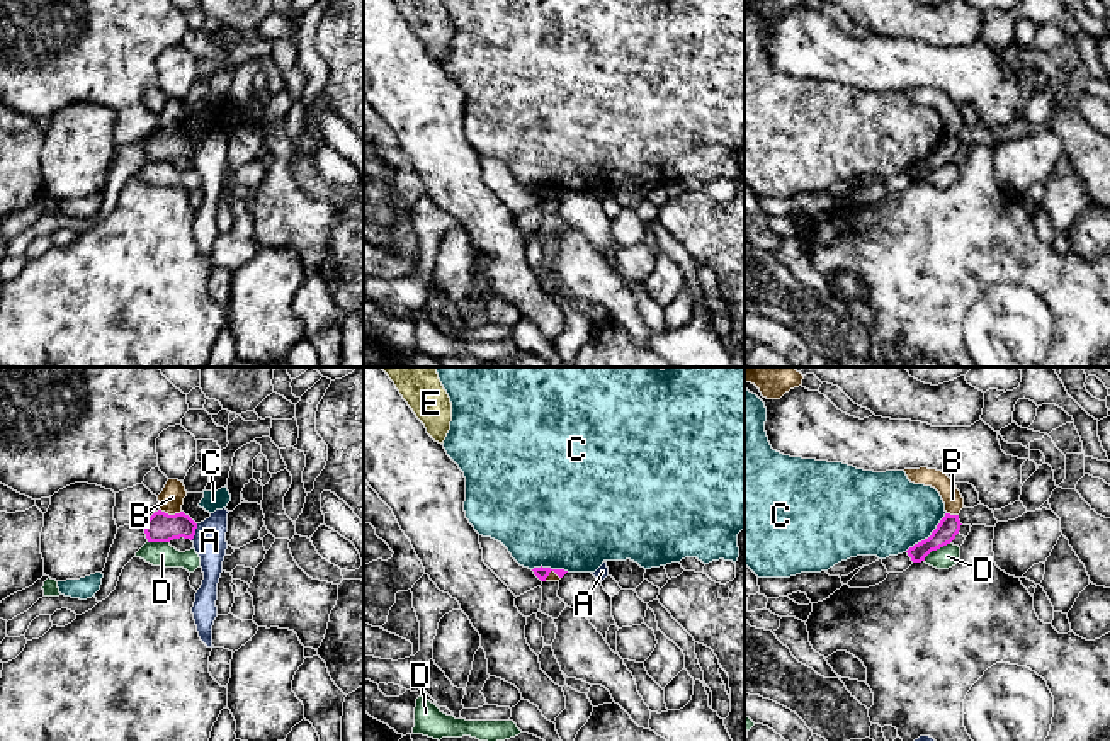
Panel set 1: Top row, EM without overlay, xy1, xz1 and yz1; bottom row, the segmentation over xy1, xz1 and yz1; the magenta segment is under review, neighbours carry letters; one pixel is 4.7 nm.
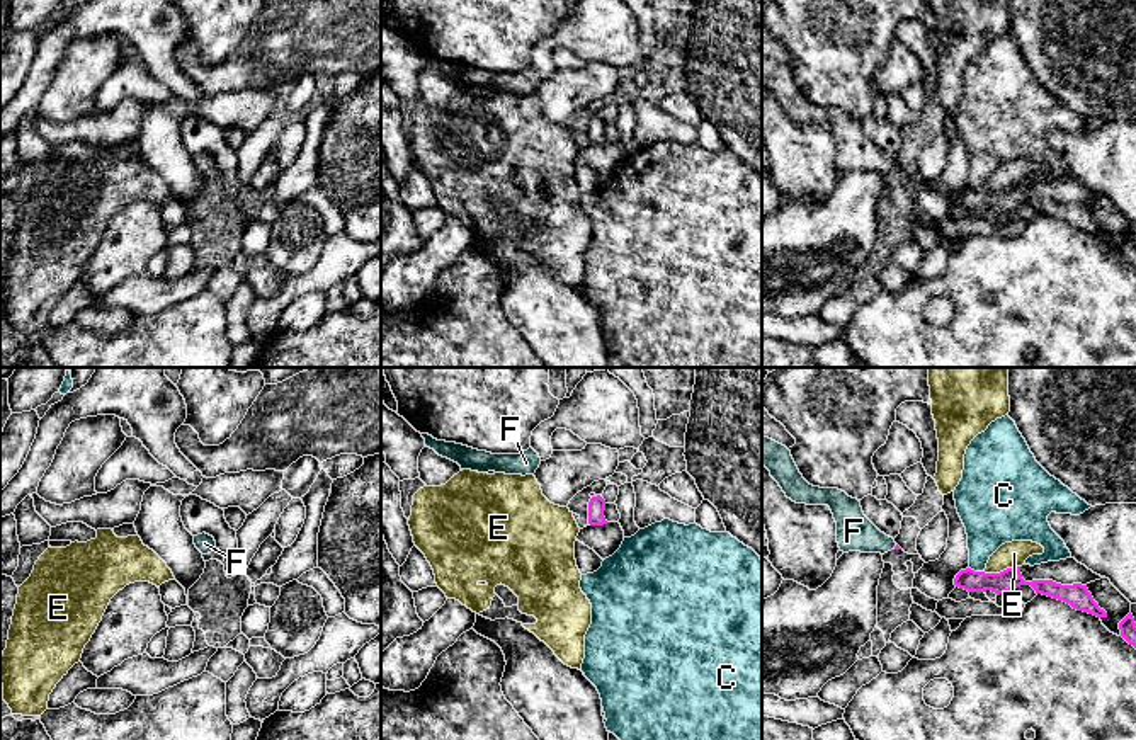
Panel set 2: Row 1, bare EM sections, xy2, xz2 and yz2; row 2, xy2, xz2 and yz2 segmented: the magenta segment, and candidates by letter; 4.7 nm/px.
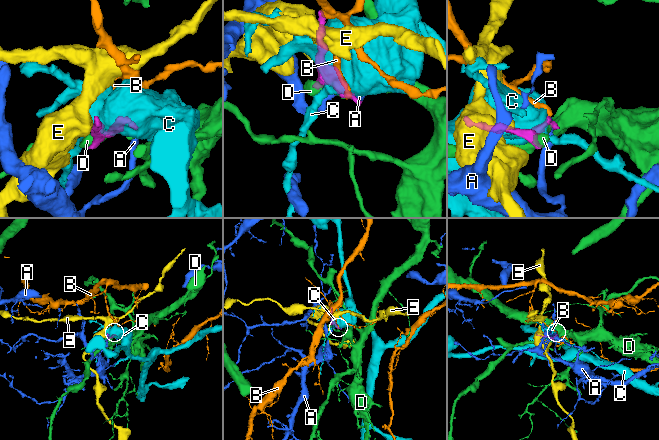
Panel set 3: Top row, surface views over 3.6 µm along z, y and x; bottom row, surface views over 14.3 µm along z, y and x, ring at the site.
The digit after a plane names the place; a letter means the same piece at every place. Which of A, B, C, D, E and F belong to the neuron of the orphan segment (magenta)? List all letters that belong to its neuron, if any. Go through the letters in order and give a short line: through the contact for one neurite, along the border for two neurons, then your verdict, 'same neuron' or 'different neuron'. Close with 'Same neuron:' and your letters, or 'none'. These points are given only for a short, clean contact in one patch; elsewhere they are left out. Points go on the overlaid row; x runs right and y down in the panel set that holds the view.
A: line xy1 (198, 524), (196, 534), (191, 539); different neuron
B: line xy1 (160, 509), (169, 514), (181, 512); different neuron
C: different neuron
D: different neuron
E: line yz2 (1019, 565), (999, 572), (983, 572); different neuron
F: line yz2 (897, 546), (895, 546), (873, 541), (854, 531); same neuron
Same neuron: F

